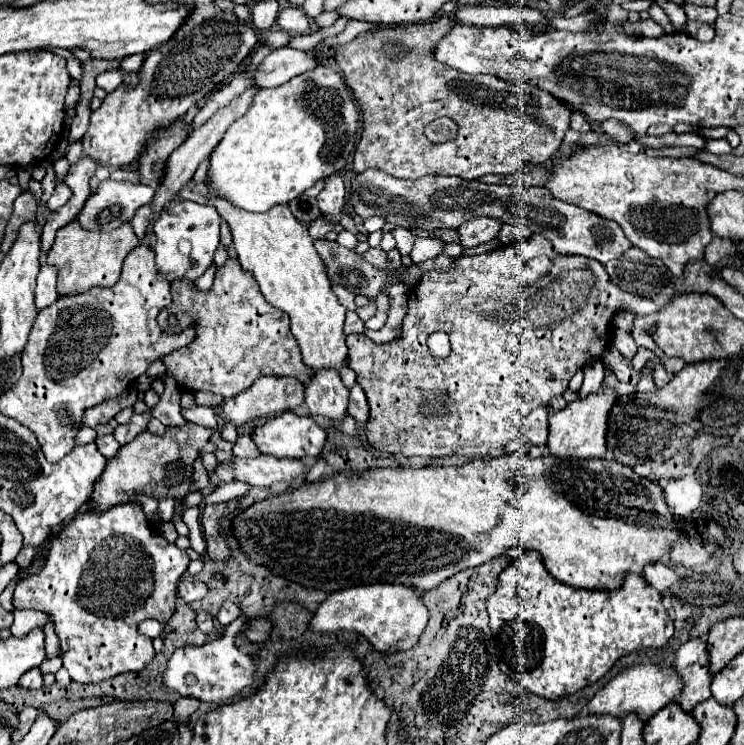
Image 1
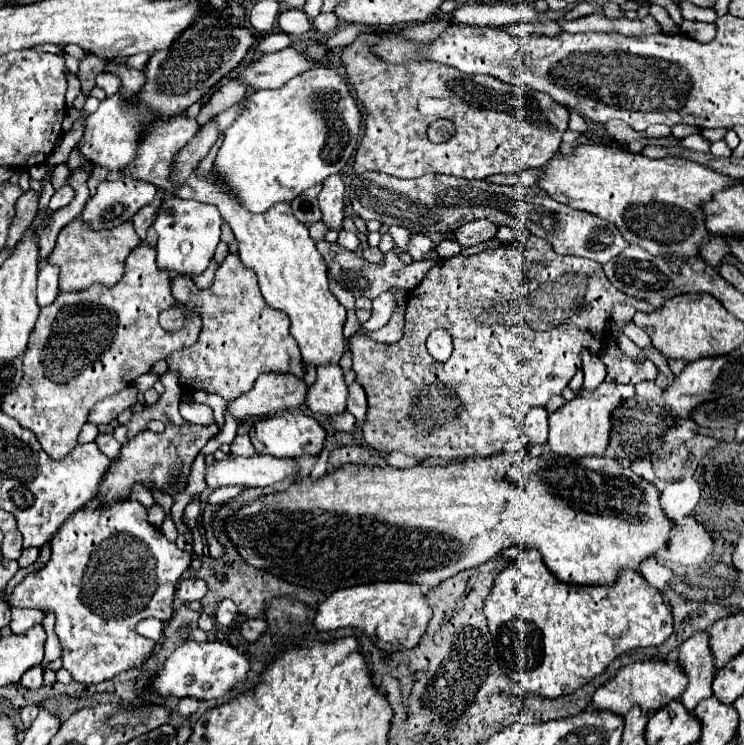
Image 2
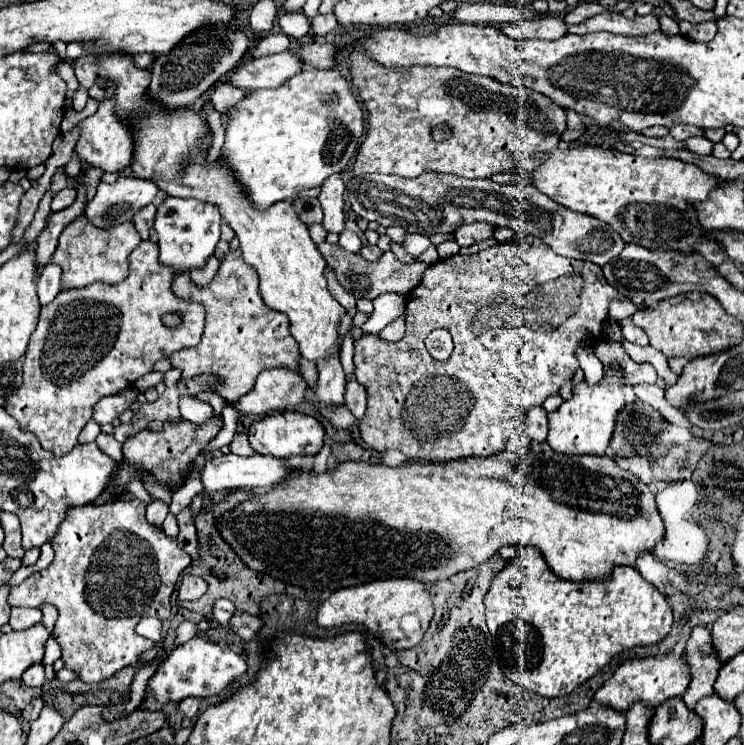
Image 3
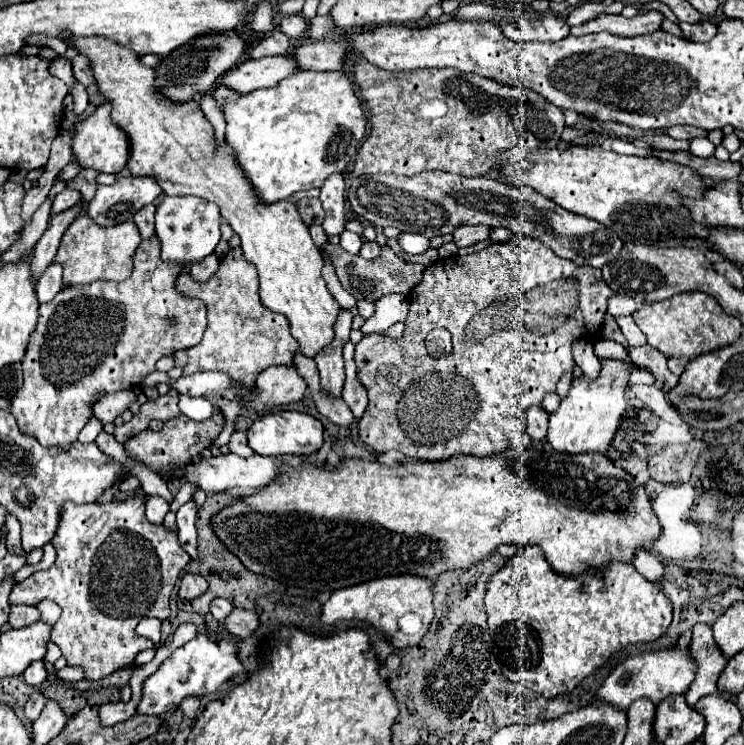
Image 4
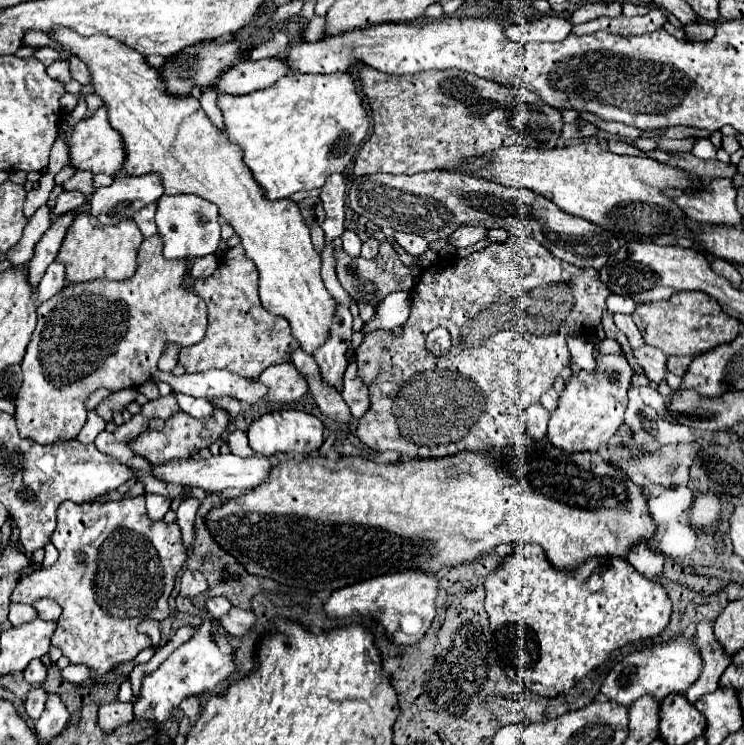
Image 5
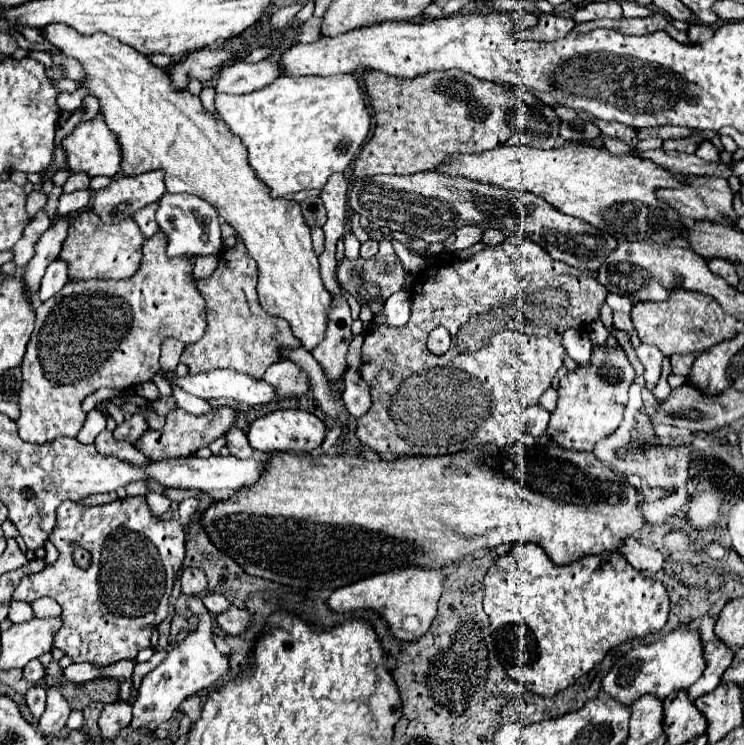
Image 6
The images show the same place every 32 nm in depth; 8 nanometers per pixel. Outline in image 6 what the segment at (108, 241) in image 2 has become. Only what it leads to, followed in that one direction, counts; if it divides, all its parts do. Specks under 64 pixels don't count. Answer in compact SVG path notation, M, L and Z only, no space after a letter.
M84 210L80 212L72 222L72 232L68 232L68 238L64 240L60 260L68 264L68 278L70 280L92 280L92 278L112 278L112 280L124 280L136 274L140 266L140 250L142 242L146 238L142 236L138 224L134 220L122 220L118 226L114 224L102 224L100 218Z

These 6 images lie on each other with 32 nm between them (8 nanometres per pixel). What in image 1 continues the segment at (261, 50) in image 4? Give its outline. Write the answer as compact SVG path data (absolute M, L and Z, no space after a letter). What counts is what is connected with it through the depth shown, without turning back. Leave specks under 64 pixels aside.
M276 30L276 32L270 32L270 34L268 34L268 38L264 40L264 44L266 44L268 48L276 50L276 48L280 48L280 46L286 46L288 40L290 40L290 34L288 34L286 30Z

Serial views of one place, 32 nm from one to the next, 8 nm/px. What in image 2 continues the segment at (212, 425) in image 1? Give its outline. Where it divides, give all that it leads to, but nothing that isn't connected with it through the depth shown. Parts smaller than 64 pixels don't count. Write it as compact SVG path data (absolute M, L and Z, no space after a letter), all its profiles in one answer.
M182 402L180 404L180 414L186 422L192 422L192 424L202 424L202 426L210 426L214 424L214 414L212 414L212 408L210 406L204 406L204 404L186 404Z

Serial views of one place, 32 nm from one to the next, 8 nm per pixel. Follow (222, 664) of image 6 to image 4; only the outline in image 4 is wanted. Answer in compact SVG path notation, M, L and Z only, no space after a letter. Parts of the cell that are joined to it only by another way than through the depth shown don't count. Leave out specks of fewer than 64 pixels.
M198 634L178 650L166 658L160 668L144 682L144 694L142 702L138 704L138 712L144 714L156 714L162 716L170 704L180 704L188 696L206 696L212 692L218 692L224 682L232 680L236 674L244 670L244 664L240 662L238 654L224 654L206 638L206 634Z

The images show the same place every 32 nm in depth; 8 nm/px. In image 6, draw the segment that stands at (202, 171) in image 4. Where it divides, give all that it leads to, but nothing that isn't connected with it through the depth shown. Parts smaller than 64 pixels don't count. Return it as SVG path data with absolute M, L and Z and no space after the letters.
M50 24L44 28L44 36L50 44L54 44L62 54L78 58L86 70L86 80L82 86L90 90L100 100L100 110L106 116L108 128L118 134L120 150L122 150L122 170L128 176L138 176L152 170L162 170L166 174L164 184L168 194L196 194L202 200L216 206L218 214L236 230L236 234L242 238L244 246L248 248L248 256L252 256L258 264L258 296L262 308L272 314L288 320L292 334L302 342L302 348L312 352L326 336L328 330L328 312L332 306L332 296L324 288L320 278L320 262L312 248L310 240L310 228L304 222L302 210L298 202L286 200L286 198L270 198L268 188L256 180L256 174L252 172L244 144L236 140L228 132L228 126L224 122L216 122L200 104L198 96L192 96L188 90L180 92L170 86L168 74L162 68L156 68L150 64L148 56L136 52L132 46L122 44L120 40L108 36L108 34L92 34L92 36L80 36L72 28L64 24Z

